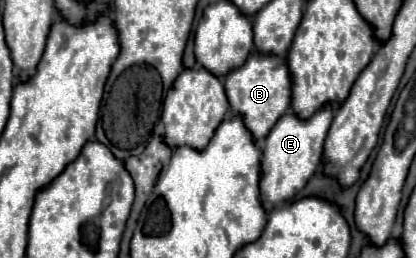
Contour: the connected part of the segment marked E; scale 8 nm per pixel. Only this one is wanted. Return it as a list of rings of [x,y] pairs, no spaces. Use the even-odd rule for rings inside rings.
[[[327,105],[305,121],[301,121],[293,113],[287,113],[269,131],[269,135],[263,141],[261,181],[259,181],[261,203],[265,211],[271,211],[275,205],[293,199],[307,185],[309,177],[315,173],[315,169],[321,163],[323,143],[331,127],[331,121],[333,121],[333,107]]]

